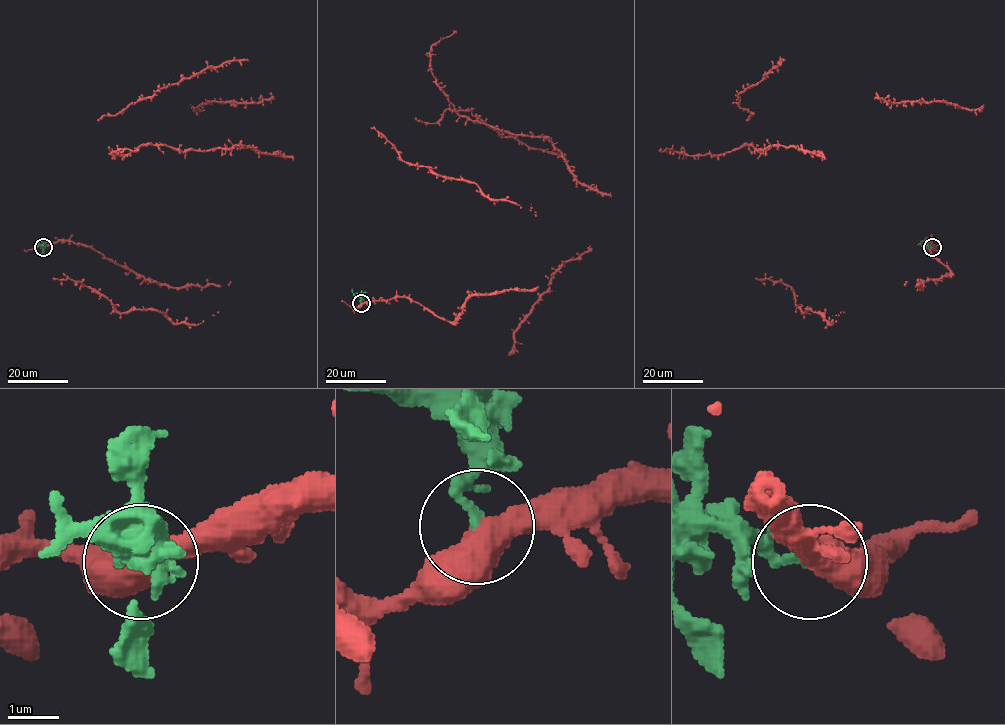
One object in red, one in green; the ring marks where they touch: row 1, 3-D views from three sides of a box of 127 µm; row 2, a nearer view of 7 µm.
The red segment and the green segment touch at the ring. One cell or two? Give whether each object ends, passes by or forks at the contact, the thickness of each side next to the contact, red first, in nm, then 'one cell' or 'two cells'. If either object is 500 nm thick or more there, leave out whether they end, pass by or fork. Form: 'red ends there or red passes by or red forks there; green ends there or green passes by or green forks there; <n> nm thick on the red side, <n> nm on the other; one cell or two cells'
550 nm thick on the red side, 180 nm on the other; two cells

